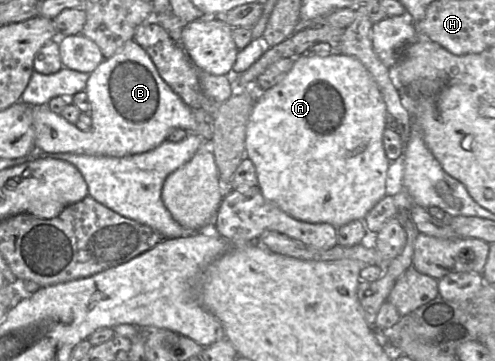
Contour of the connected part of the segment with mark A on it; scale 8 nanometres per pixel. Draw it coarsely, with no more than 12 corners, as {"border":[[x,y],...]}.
{"border":[[358,59],[258,93],[263,197],[339,228],[388,195],[387,106]]}

